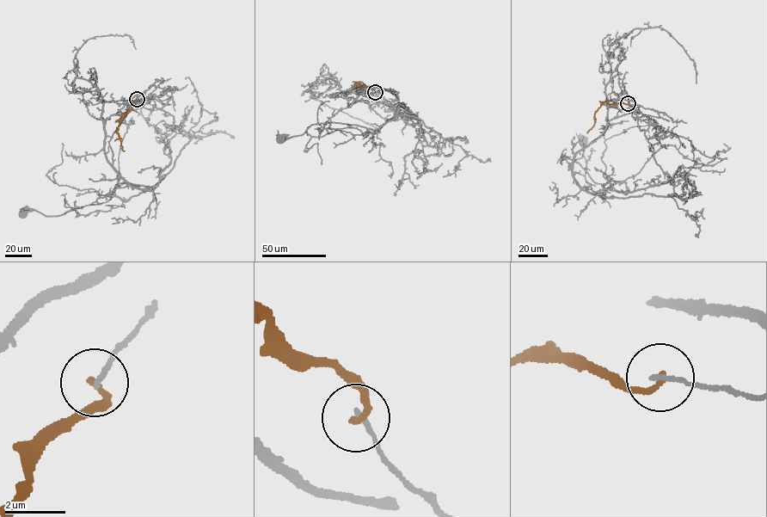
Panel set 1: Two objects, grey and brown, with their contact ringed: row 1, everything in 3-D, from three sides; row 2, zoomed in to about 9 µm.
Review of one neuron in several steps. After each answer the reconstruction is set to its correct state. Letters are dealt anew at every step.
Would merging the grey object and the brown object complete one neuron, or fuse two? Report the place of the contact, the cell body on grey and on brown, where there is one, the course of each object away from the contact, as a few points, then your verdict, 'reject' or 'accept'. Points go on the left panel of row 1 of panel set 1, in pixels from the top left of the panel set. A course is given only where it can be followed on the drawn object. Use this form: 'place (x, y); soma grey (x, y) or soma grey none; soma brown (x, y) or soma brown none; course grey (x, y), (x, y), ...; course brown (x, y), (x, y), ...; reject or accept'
place (137, 99); soma grey (21, 213); soma brown none; course grey (137, 99), (107, 119), (105, 154), (131, 185), (152, 190), (126, 182), (100, 204), (22, 213); course brown (137, 99), (120, 120), (117, 132), (125, 151); reject

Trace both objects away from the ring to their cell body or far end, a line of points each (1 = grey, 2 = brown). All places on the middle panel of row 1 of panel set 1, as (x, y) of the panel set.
1: (375, 92), (345, 94), (349, 107), (366, 88), (395, 96), (397, 111), (376, 132), (320, 123), (280, 140)
2: (375, 92), (361, 82), (355, 84), (360, 88), (364, 84)

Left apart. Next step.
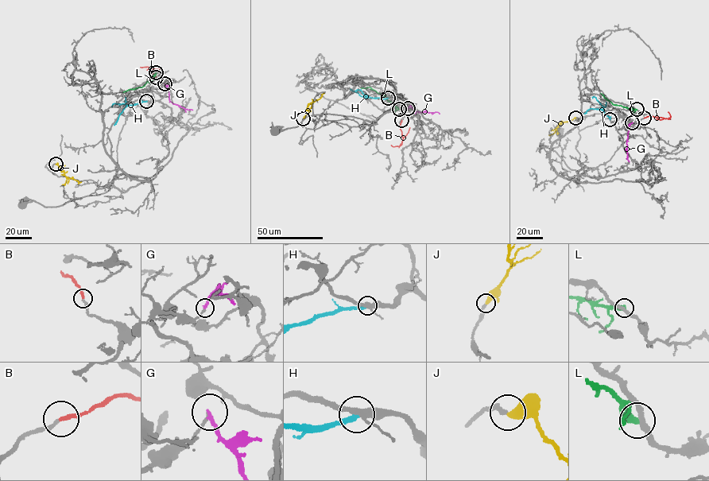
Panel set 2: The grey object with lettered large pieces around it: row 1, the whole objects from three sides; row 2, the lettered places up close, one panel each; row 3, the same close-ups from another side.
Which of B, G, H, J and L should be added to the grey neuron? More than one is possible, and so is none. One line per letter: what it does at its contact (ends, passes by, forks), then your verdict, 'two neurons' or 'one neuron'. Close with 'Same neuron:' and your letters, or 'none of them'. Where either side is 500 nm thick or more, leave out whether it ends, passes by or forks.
B: it ends; one neuron
G: it ends; two neurons
H: it ends; two neurons
J: it ends; one neuron
L: it ends; two neurons
Same neuron: B, J

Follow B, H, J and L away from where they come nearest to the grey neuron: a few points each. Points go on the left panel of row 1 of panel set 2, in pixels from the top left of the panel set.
B: (156, 77), (152, 67), (141, 67)
H: (146, 101), (125, 106), (114, 125)
J: (56, 164), (67, 178), (81, 182)
L: (156, 72), (142, 87), (123, 92)

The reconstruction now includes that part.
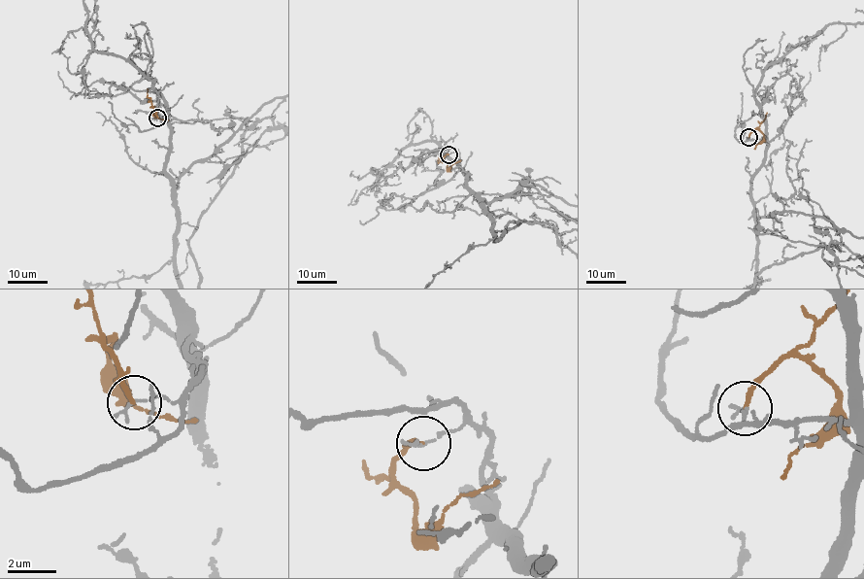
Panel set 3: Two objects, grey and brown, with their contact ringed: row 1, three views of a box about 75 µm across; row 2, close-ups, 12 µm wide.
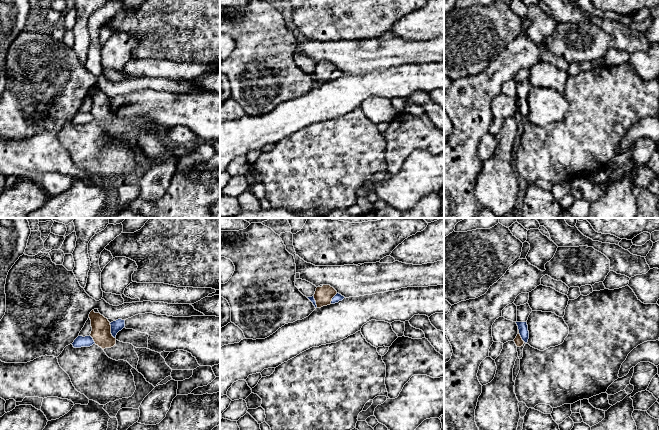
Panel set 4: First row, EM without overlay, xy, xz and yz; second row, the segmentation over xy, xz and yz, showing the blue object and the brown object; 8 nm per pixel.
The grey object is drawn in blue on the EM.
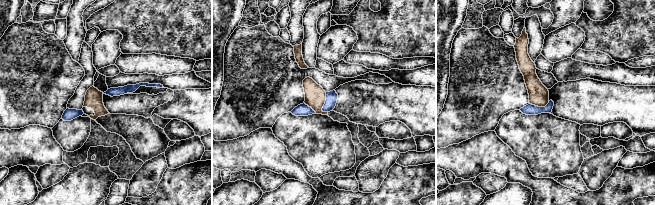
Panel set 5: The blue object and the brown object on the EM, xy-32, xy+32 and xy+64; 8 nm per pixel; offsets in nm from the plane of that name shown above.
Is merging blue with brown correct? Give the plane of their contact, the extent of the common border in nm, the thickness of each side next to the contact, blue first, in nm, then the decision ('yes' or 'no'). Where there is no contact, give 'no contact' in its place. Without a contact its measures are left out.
contact in xy; length 140 nm; calibres 90 and 160 nm; no

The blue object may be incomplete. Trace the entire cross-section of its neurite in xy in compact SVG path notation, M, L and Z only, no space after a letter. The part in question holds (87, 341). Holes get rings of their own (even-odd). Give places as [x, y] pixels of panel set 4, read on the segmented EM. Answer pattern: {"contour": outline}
{"contour": "M78 336L72 343L74 348L90 347L93 344L95 344L95 342L91 336Z"}

